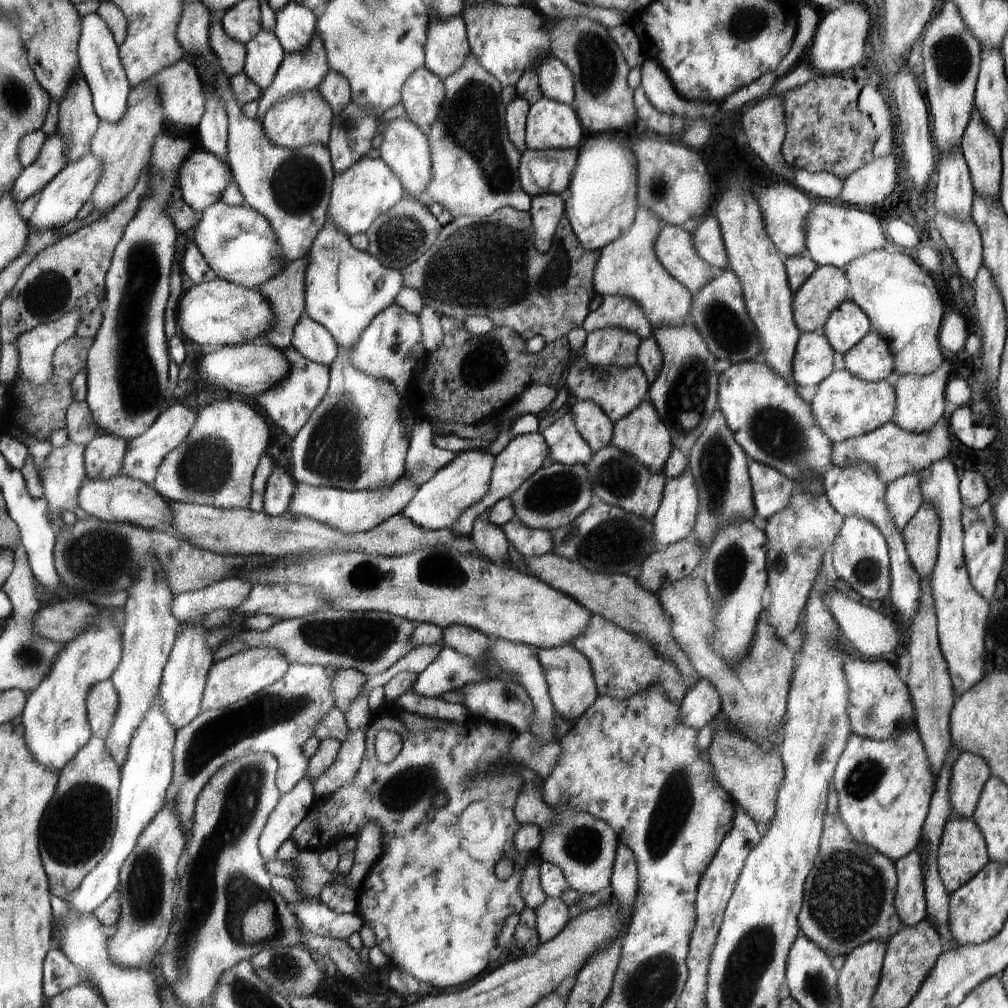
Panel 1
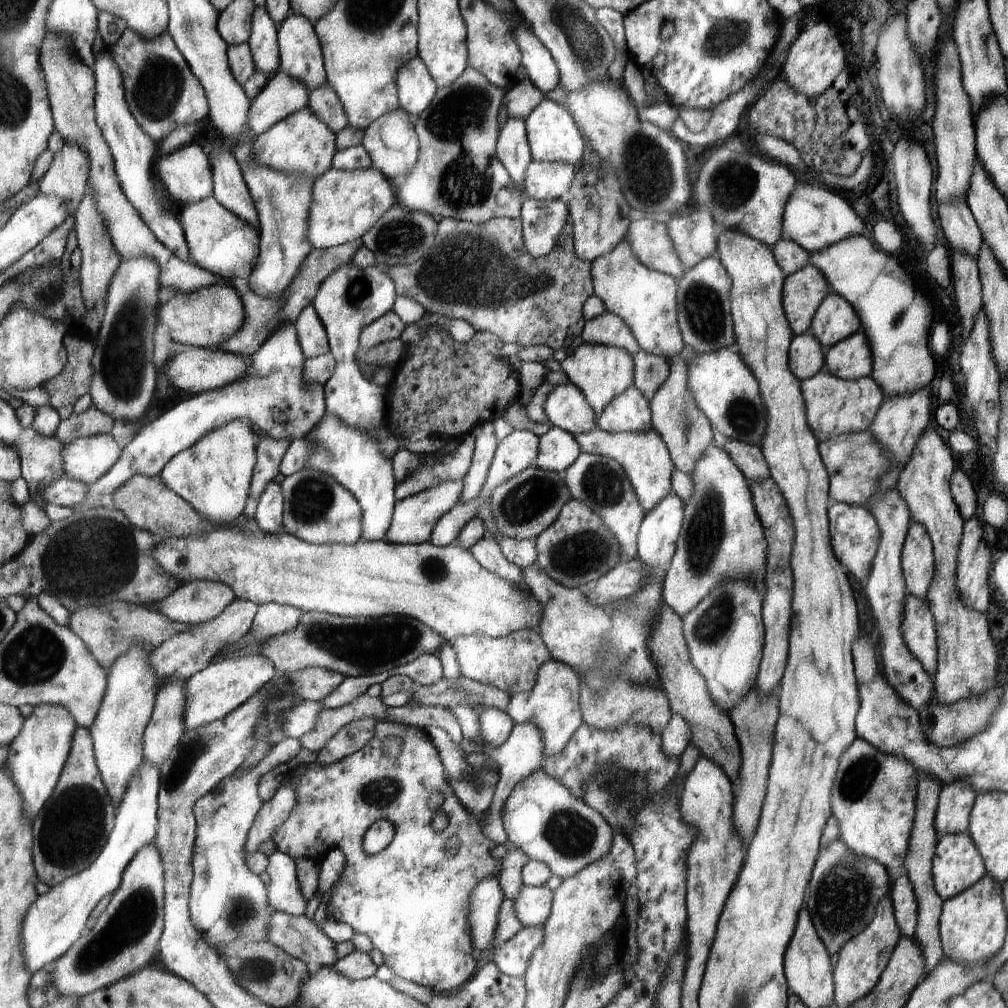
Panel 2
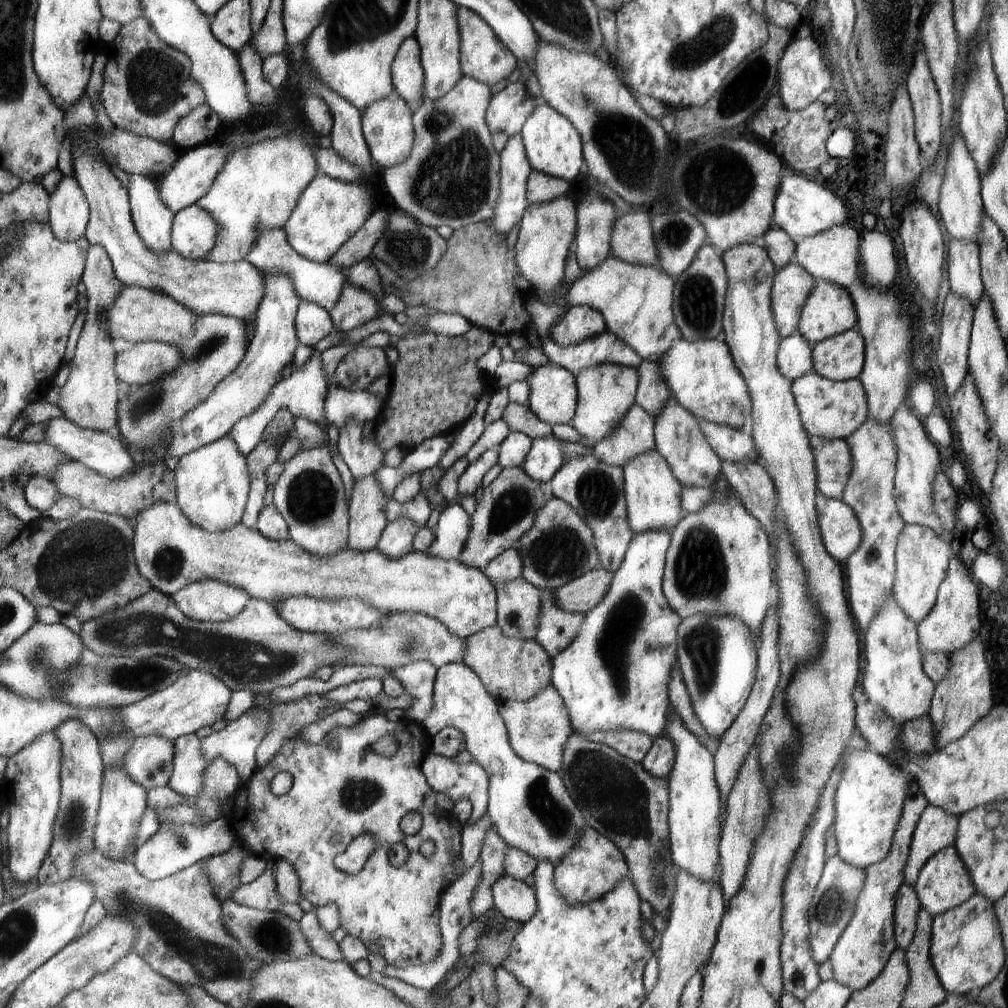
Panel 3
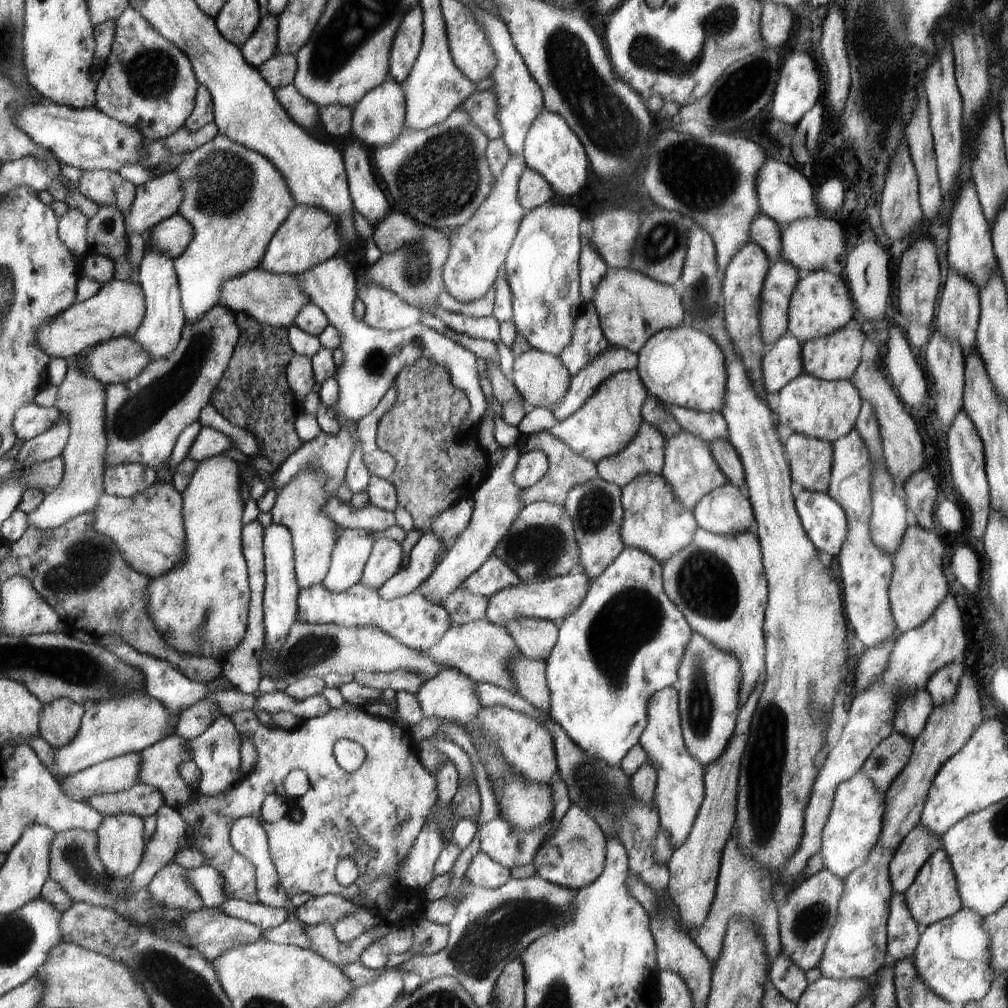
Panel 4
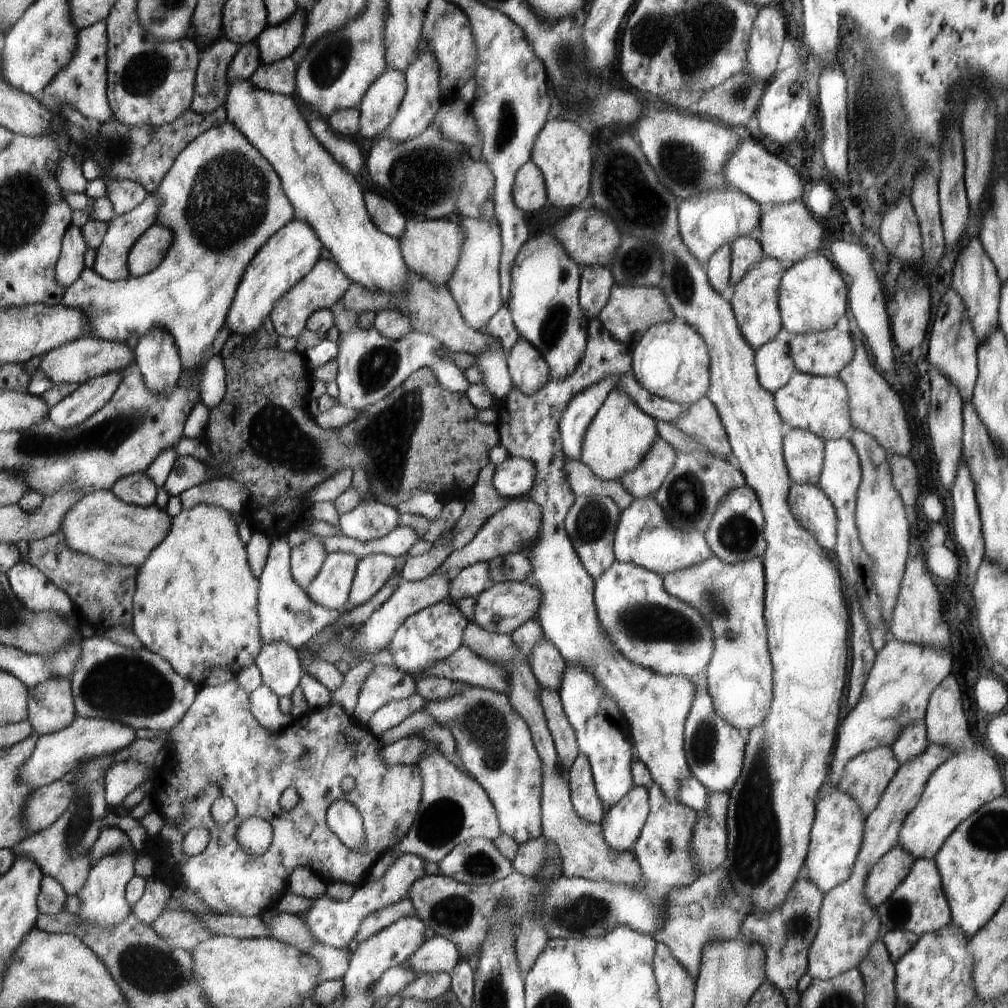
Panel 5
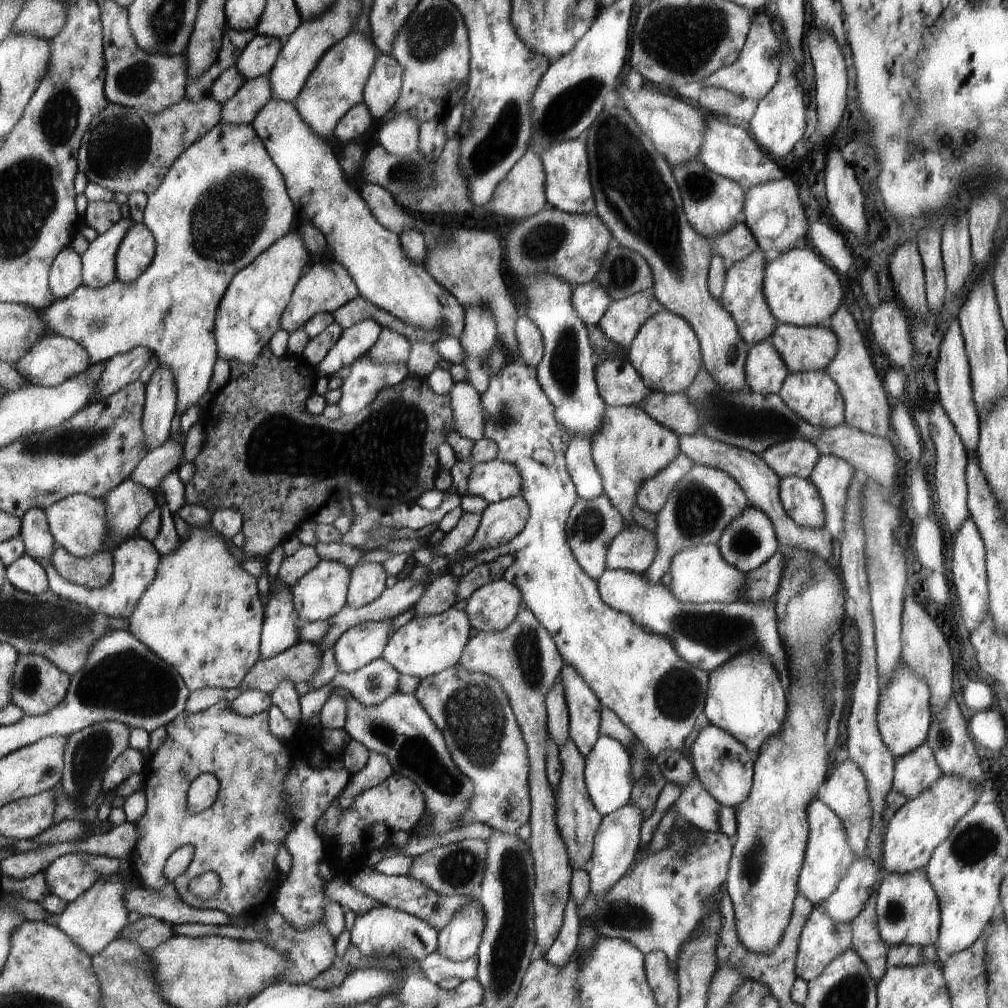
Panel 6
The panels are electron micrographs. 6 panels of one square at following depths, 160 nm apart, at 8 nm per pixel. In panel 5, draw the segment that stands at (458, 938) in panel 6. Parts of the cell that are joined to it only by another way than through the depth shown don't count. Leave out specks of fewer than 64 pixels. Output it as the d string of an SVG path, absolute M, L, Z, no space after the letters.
M435 934L429 941L424 941L403 964L410 965L411 968L415 970L416 975L444 971L450 973L459 962L460 958L462 958L462 953L459 952L459 946L456 945L454 941Z

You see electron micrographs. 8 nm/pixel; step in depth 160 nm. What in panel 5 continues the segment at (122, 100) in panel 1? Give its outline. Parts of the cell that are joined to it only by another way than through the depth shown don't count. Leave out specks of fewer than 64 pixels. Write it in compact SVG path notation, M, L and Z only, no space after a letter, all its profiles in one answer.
M148 331L139 336L134 365L143 373L145 385L152 391L170 395L182 378L182 357L168 331Z

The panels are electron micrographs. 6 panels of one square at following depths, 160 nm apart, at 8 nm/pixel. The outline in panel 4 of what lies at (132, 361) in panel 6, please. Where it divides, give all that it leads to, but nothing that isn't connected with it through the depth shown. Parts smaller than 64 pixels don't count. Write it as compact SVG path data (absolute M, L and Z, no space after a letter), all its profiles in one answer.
M60 412L60 420L48 432L26 441L18 460L24 468L30 468L34 462L49 462L63 456L71 438L71 417Z

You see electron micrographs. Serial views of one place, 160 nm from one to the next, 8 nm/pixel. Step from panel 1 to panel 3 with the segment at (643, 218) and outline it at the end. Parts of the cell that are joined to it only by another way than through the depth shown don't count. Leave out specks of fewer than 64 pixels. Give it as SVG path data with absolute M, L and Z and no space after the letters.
M610 254L598 267L576 279L569 295L566 293L560 302L572 307L590 305L602 314L608 331L629 344L644 361L660 364L666 351L683 338L675 323L674 290L675 279L659 266L628 264Z

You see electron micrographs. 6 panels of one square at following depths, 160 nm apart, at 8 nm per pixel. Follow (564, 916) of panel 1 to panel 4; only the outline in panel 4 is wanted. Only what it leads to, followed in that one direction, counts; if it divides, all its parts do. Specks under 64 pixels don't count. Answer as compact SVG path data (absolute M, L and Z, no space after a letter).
M479 850L473 856L465 877L472 885L483 888L499 888L511 880L510 868L505 868L498 860L492 860L486 852Z

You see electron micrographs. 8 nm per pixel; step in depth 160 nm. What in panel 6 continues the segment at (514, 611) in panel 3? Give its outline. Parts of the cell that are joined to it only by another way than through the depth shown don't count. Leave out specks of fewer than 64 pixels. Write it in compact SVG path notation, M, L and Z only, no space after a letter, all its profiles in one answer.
M562 674L558 678L558 684L552 688L552 692L546 698L547 729L554 742L563 745L569 736L569 710L565 697Z

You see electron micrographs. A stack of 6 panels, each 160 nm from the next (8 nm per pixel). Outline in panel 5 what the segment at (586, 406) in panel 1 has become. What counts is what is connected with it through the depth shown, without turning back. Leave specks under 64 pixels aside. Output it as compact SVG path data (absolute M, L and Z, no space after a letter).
M522 337L508 352L507 367L513 386L528 395L536 394L552 378L546 358Z

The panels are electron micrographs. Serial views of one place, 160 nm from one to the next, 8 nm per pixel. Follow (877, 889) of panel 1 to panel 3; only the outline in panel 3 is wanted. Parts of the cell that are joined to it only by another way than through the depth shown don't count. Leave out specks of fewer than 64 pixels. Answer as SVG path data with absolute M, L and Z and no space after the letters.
M838 855L832 856L823 866L823 874L815 888L815 896L811 900L810 925L812 956L820 964L831 958L835 944L839 942L852 915L855 914L855 904L858 903L859 892L866 883L865 869L856 868L845 863Z

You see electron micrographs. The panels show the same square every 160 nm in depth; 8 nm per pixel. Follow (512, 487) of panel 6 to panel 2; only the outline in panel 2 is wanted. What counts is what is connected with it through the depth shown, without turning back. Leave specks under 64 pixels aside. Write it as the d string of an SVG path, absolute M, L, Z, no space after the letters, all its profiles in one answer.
M560 427L550 428L539 436L539 455L532 466L545 471L564 472L582 454L576 436Z

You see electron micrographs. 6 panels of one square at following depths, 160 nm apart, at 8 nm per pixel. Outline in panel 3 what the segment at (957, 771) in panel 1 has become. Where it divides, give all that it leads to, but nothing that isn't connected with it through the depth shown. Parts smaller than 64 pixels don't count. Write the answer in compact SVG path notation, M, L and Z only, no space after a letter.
M928 805L911 840L910 858L904 869L904 883L915 886L919 872L931 856L955 844L959 817L942 807Z

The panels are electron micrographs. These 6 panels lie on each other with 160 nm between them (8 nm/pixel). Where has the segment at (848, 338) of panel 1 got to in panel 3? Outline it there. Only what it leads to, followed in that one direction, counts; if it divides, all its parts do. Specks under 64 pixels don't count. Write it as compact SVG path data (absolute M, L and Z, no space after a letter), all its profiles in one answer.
M817 279L814 290L808 295L807 302L804 303L802 315L799 318L798 332L812 341L812 344L816 344L847 330L854 329L857 314L853 300L843 286L832 281Z

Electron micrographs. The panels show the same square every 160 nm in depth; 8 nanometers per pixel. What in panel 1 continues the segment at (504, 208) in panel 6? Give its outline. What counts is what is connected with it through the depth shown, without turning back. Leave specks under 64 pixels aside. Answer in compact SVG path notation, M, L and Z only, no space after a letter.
M524 149L519 163L523 188L532 197L543 194L564 195L564 184L568 188L568 184L571 184L570 176L574 176L578 166L580 149Z

